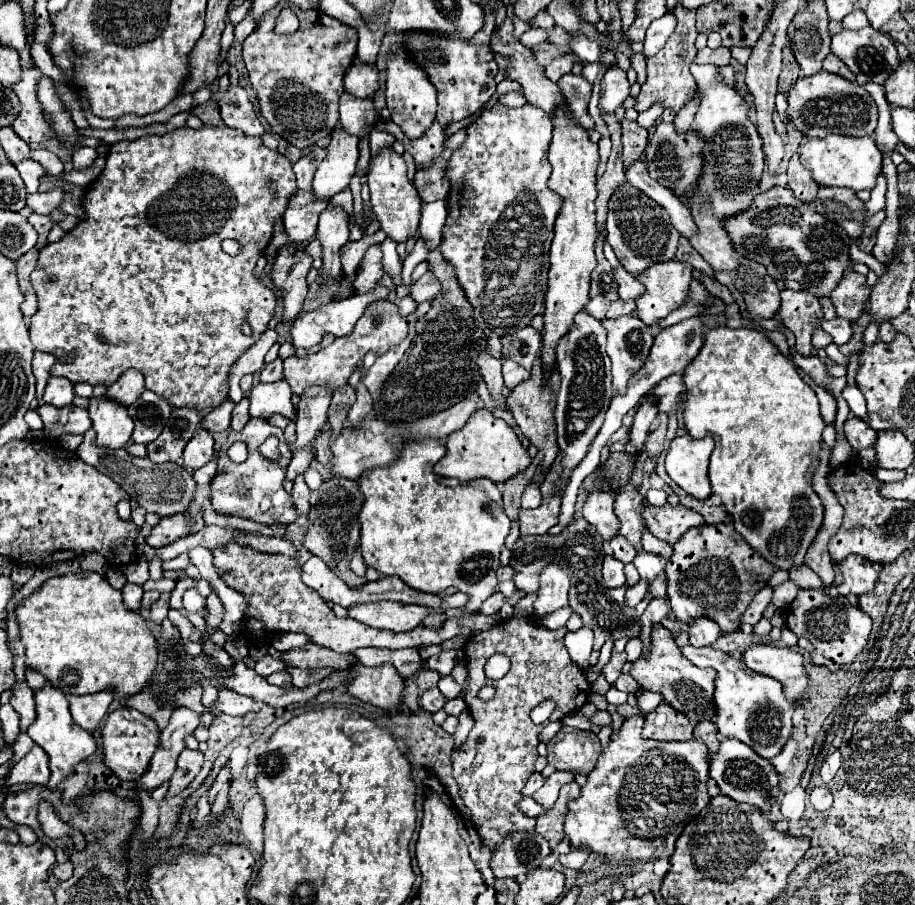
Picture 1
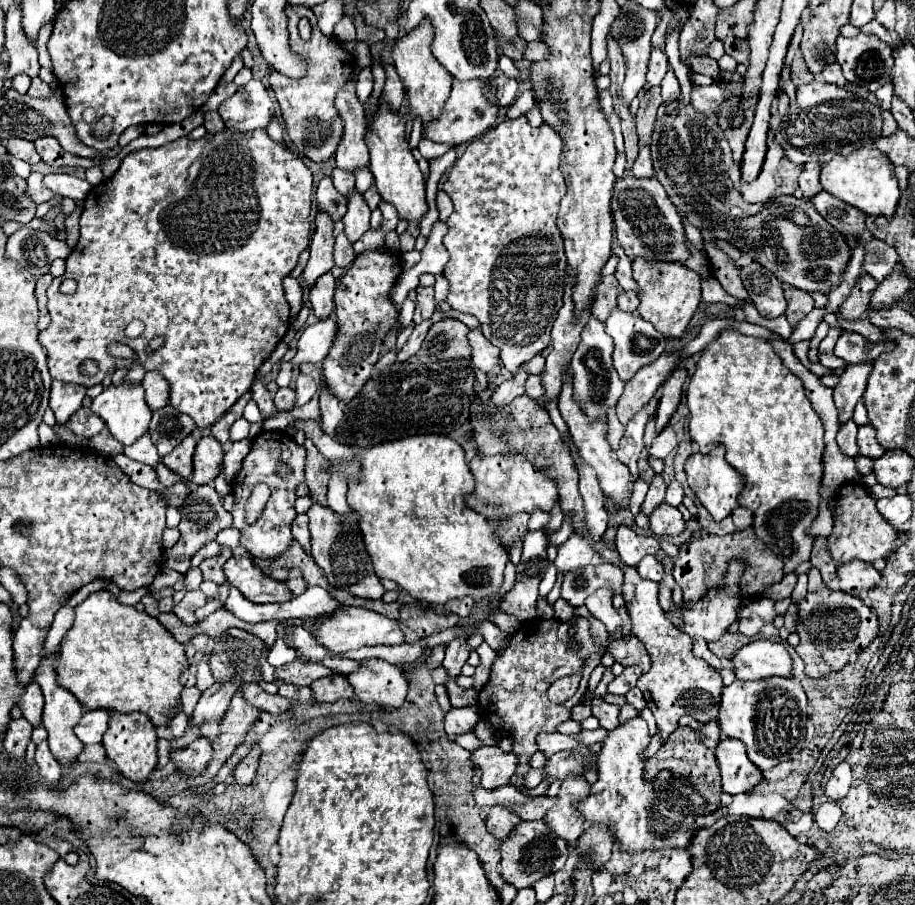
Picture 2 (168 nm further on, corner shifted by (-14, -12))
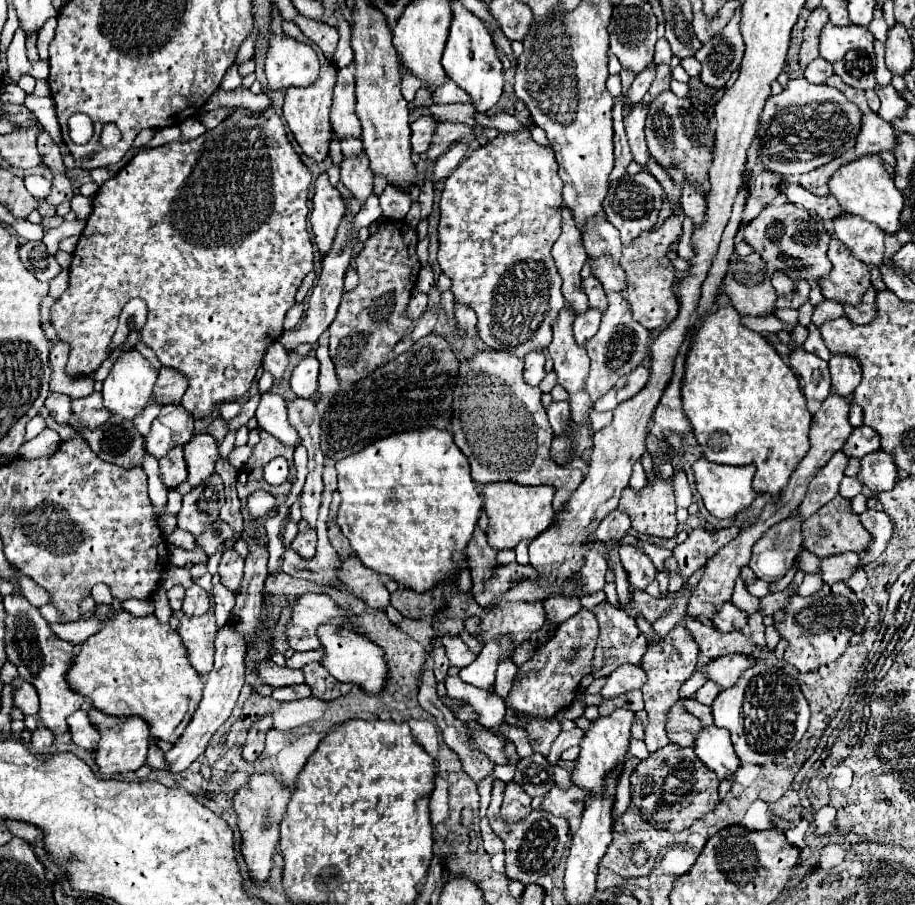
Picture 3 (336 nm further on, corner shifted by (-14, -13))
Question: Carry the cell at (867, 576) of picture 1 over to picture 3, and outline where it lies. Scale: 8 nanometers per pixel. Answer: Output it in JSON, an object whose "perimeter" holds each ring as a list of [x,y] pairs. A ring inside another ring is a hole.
{"perimeter":[[[842,552],[834,554],[830,558],[824,558],[820,562],[820,576],[826,584],[834,582],[844,582],[858,566],[858,554],[856,552]]]}

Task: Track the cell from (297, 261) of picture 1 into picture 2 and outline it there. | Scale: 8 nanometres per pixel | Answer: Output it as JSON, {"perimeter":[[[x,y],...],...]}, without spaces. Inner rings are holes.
{"perimeter":[[[326,213],[316,215],[316,233],[310,243],[310,259],[302,271],[302,277],[306,279],[308,287],[314,285],[322,273],[328,273],[334,267],[332,259],[332,247],[334,247],[334,237],[332,237],[334,223]]]}

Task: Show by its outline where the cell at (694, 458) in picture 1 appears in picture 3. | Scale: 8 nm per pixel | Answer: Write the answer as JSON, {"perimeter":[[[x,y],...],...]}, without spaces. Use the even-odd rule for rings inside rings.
{"perimeter":[[[700,458],[694,464],[694,476],[696,476],[696,488],[704,500],[706,510],[716,516],[716,518],[732,518],[738,512],[746,510],[754,498],[758,496],[758,492],[754,492],[752,488],[752,478],[754,478],[756,466],[748,464],[748,466],[724,466],[724,464],[714,464],[706,458]]]}

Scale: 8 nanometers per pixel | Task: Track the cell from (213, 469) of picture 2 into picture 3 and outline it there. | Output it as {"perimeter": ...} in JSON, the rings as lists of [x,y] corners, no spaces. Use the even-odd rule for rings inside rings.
{"perimeter":[[[196,434],[184,446],[184,458],[188,466],[188,482],[194,488],[214,472],[214,464],[218,460],[218,444],[210,434]]]}

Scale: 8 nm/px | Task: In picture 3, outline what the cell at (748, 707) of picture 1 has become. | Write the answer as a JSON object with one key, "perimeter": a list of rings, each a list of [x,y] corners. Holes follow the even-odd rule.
{"perimeter":[[[758,660],[740,674],[734,688],[730,686],[716,696],[712,702],[712,716],[718,728],[730,732],[740,762],[766,764],[800,742],[808,728],[810,710],[798,682],[778,660]]]}

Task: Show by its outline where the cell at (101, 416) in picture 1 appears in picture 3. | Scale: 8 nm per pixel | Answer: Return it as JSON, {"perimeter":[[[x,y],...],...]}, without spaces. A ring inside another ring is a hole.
{"perimeter":[[[136,348],[120,352],[120,356],[114,360],[114,366],[112,366],[110,374],[104,380],[104,388],[102,388],[104,406],[112,414],[118,414],[122,418],[130,418],[132,420],[136,414],[140,414],[144,410],[146,402],[150,400],[156,378],[158,378],[158,370],[154,370],[152,364]]]}

